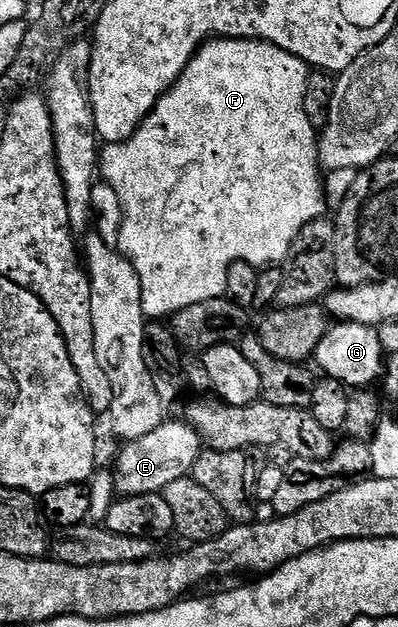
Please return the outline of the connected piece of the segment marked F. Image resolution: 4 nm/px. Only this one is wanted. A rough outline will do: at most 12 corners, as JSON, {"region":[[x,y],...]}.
{"region":[[205,41],[100,153],[147,318],[327,211],[311,66]]}

